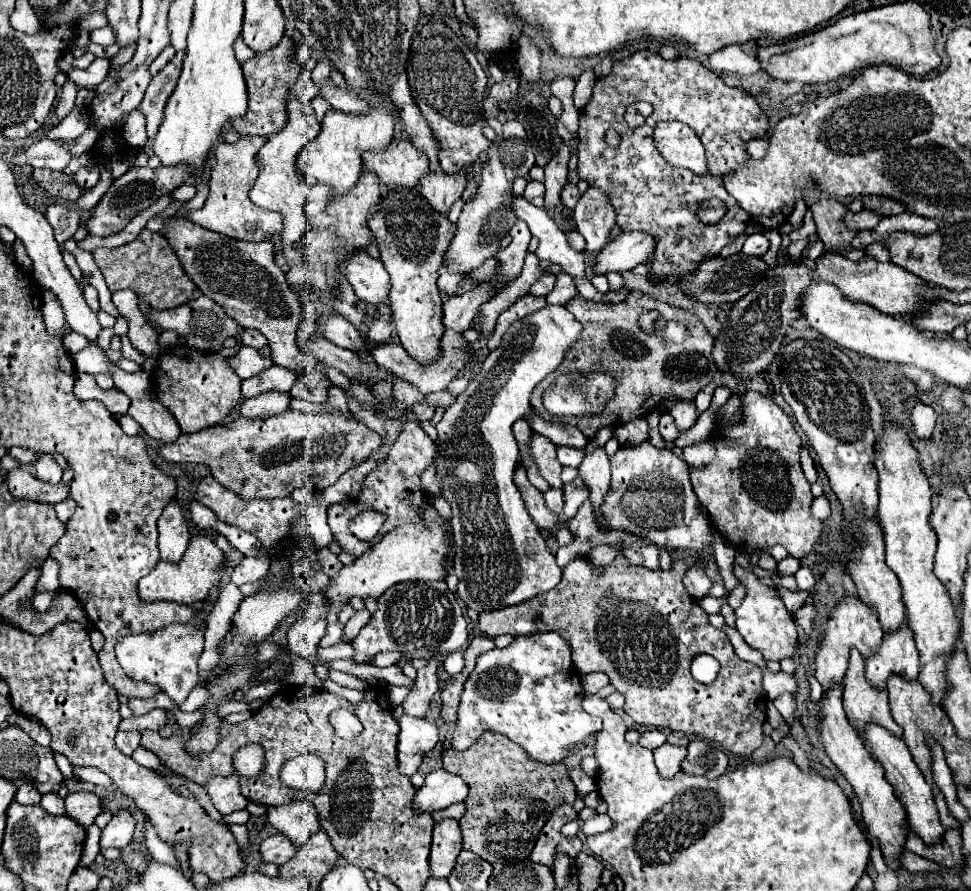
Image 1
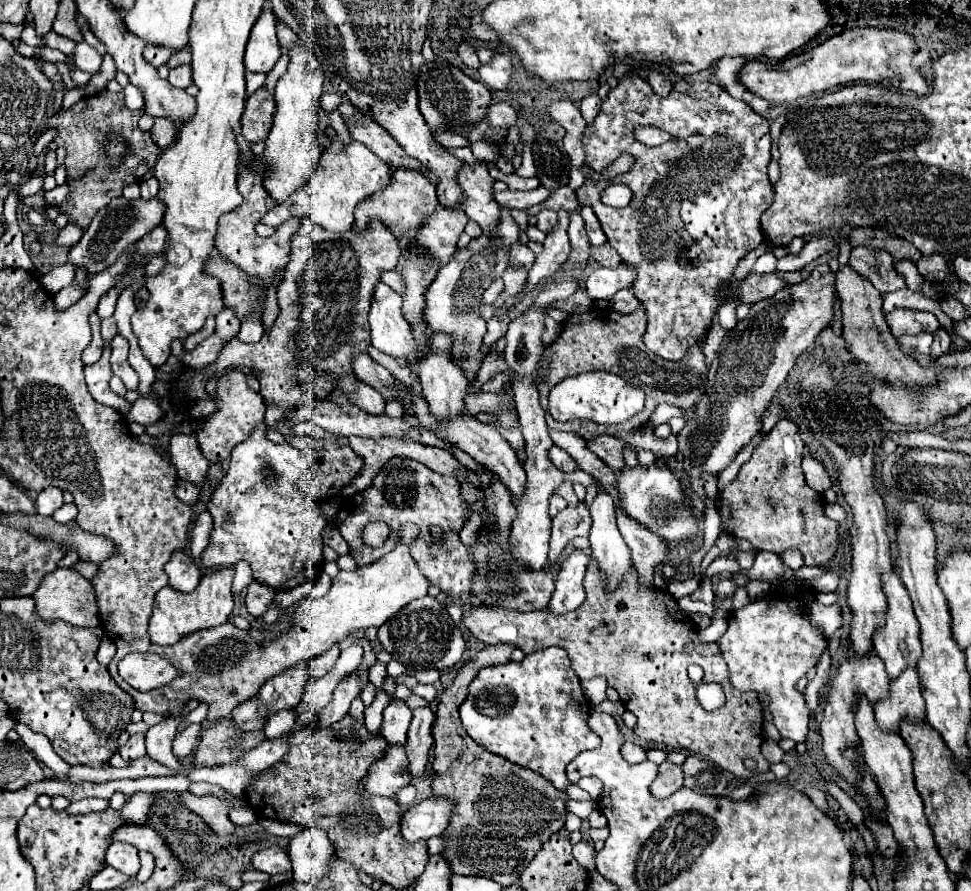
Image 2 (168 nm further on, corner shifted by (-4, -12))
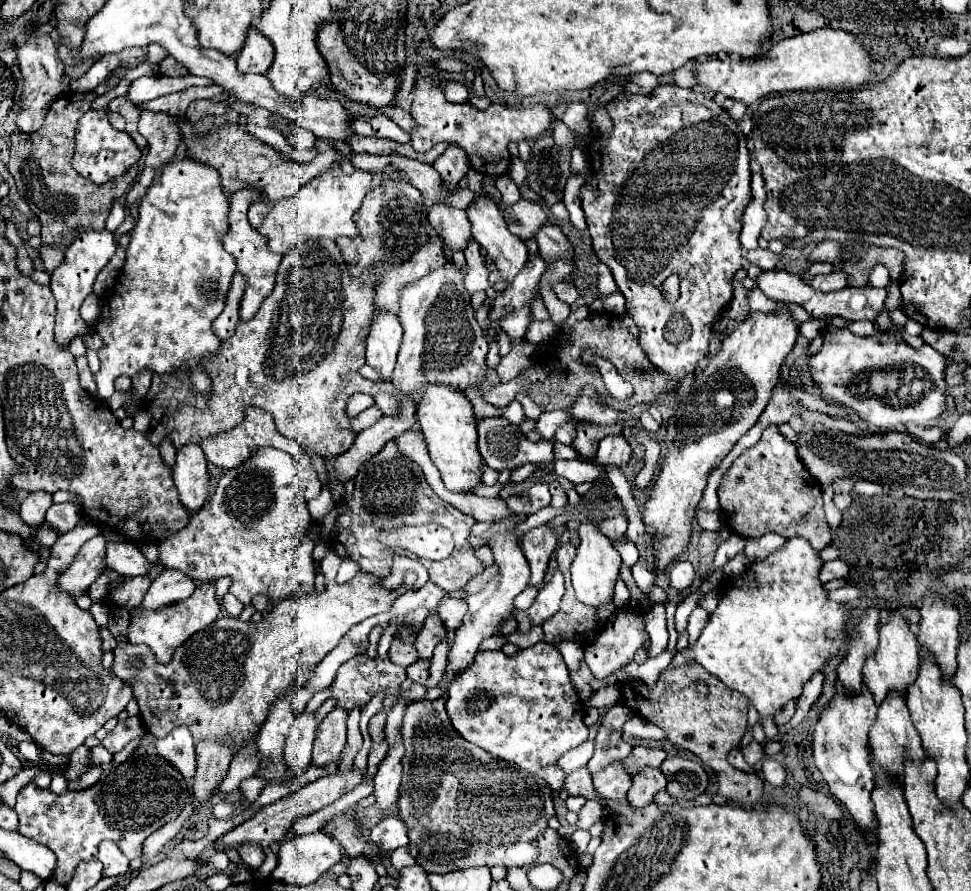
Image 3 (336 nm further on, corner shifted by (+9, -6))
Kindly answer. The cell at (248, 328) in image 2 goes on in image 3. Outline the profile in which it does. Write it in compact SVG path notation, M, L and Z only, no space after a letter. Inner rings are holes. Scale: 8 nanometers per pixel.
M239 190L237 194L231 196L229 232L223 238L225 250L237 258L237 270L241 270L247 276L247 290L245 290L243 300L241 300L241 318L243 320L253 318L257 314L257 310L261 308L263 300L273 292L275 272L277 272L279 262L281 262L281 256L269 250L265 236L261 236L247 220L247 208L257 200L261 200L261 192L257 192L257 190Z

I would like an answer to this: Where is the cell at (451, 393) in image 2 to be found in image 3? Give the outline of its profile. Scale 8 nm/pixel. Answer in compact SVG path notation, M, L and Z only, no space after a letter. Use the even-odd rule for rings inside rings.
M427 384L425 394L417 408L417 418L427 442L429 456L439 468L445 488L451 492L461 492L461 494L473 492L481 484L483 462L477 450L477 418L465 394L453 386Z

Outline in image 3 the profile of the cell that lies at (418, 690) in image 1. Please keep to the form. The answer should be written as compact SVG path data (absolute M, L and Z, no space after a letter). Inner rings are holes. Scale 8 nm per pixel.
M403 742L393 746L389 754L379 764L375 776L375 806L379 812L387 812L399 800L399 784L401 784L401 758L403 758Z

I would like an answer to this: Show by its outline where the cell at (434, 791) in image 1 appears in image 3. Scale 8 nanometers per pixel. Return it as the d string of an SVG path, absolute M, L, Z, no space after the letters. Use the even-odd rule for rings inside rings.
M387 816L379 820L379 824L369 834L371 842L385 854L391 854L399 846L407 846L407 828L397 816Z

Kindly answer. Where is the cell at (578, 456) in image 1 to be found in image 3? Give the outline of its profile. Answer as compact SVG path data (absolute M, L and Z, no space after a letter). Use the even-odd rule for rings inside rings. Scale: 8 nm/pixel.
M485 418L477 422L477 432L479 432L479 452L483 456L483 462L501 472L501 470L515 470L527 462L551 462L553 460L553 444L549 440L541 440L541 442L531 442L527 440L527 436L517 430L519 426L511 424L507 418Z

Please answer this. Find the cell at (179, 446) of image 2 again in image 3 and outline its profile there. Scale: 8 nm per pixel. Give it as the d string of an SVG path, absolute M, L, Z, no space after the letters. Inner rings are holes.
M185 446L177 452L177 462L173 466L173 482L179 492L179 502L189 514L199 510L209 494L209 474L207 460L199 446Z

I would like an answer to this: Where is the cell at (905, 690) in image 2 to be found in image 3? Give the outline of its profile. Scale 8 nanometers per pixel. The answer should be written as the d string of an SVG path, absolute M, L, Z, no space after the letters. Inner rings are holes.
M889 692L889 696L881 702L879 712L877 712L877 720L875 720L873 730L869 734L869 746L871 746L873 760L877 762L877 766L885 768L897 780L903 778L903 764L907 760L911 760L913 764L923 762L925 752L921 748L921 738L919 738L917 730L911 724L911 716L909 716L909 710L907 710L903 694Z

